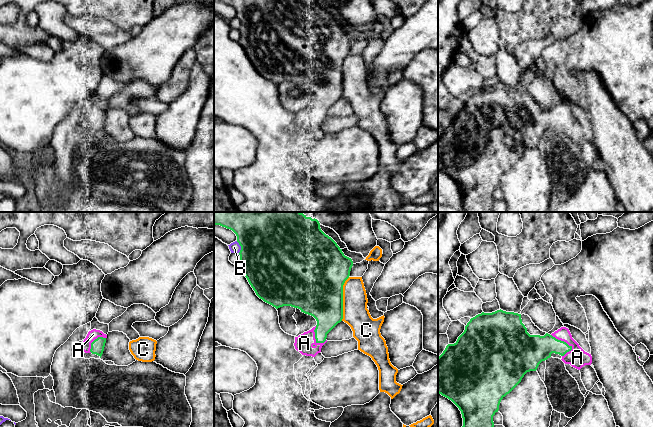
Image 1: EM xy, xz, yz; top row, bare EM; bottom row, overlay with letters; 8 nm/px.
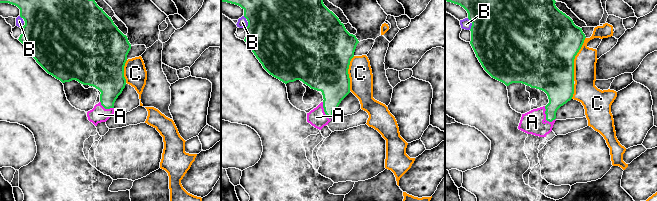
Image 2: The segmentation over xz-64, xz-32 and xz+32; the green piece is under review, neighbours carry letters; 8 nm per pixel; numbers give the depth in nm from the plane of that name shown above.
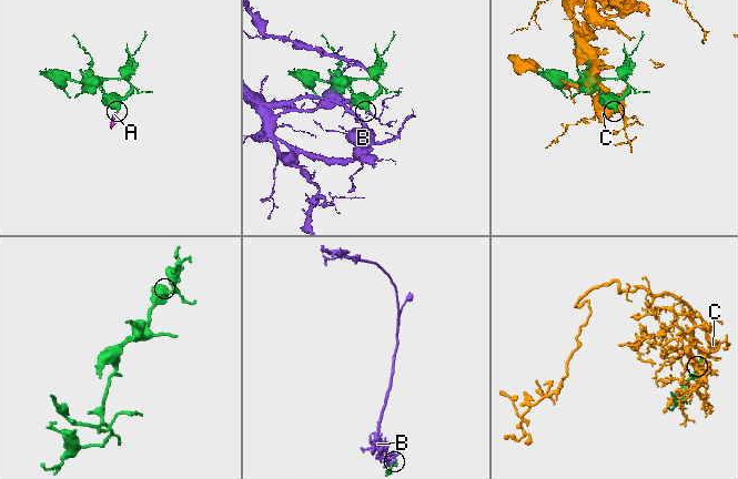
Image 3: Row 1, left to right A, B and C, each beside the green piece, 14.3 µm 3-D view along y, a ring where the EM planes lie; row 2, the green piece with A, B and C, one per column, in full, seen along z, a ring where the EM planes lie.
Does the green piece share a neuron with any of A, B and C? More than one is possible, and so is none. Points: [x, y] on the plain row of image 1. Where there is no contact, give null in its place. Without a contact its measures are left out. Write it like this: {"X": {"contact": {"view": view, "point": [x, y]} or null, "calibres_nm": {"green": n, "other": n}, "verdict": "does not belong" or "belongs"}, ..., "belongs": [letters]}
{"A": {"contact": {"view": "yz", "point": [562, 117]}, "calibres_nm": {"green": 240, "other": 160}, "verdict": "belongs"}, "B": {"contact": {"view": "xz", "point": [241, 23]}, "calibres_nm": {"green": 500, "other": 90}, "verdict": "does not belong"}, "C": {"contact": {"view": "xz", "point": [342, 75]}, "calibres_nm": {"green": 440, "other": 200}, "verdict": "does not belong"}, "belongs": ["A"]}

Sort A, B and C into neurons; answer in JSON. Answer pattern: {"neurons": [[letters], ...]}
{"neurons": [["A"], ["B"], ["C"]]}

